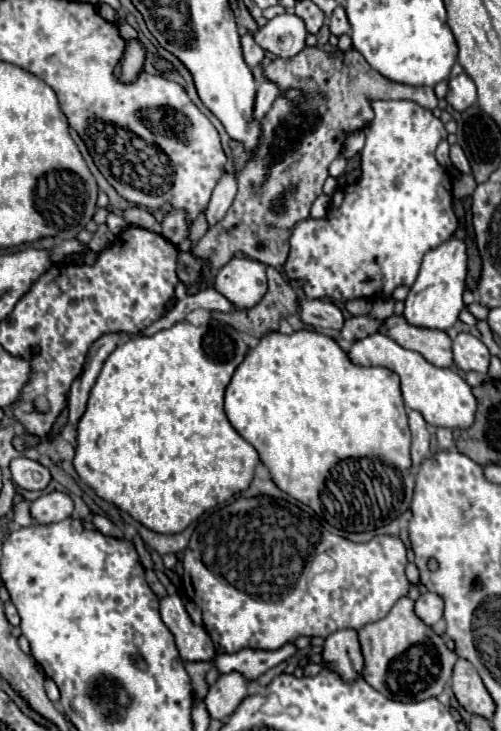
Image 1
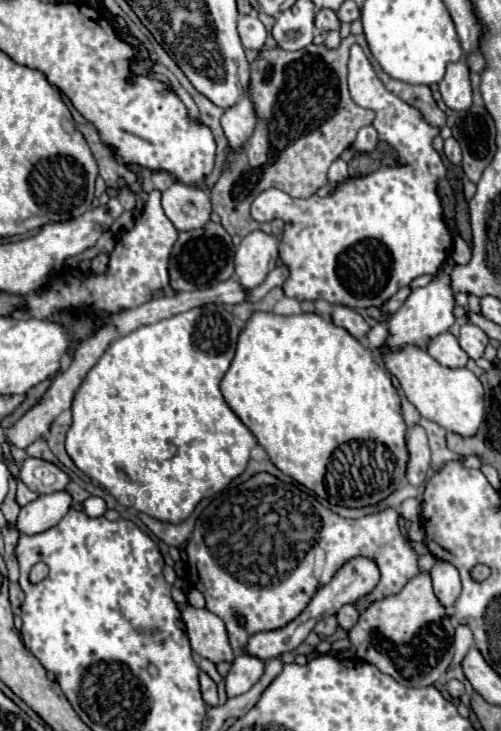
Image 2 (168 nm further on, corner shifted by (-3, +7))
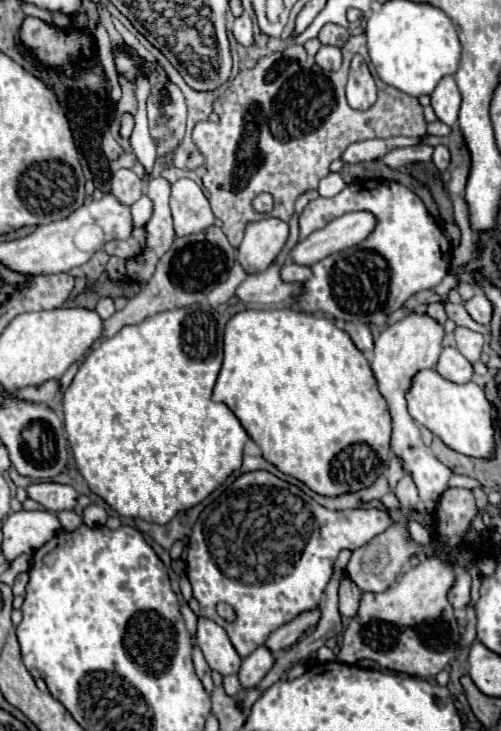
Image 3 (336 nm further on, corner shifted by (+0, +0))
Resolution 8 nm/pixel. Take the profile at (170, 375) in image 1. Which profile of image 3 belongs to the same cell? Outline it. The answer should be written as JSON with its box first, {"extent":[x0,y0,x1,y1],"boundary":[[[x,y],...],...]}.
{"extent":[64,305,248,525],"boundary":[[[190,305],[190,307],[180,307],[174,311],[162,311],[154,317],[148,317],[140,325],[130,325],[124,327],[118,335],[98,343],[94,351],[84,359],[80,365],[74,381],[70,387],[64,391],[64,425],[68,433],[68,445],[72,449],[74,461],[82,477],[86,479],[88,487],[100,495],[114,511],[118,511],[124,517],[140,517],[150,523],[166,525],[176,513],[192,509],[200,501],[204,501],[214,489],[218,489],[234,471],[240,469],[242,465],[242,449],[248,441],[248,433],[236,419],[236,415],[224,405],[224,403],[214,403],[212,401],[212,389],[218,377],[218,371],[222,367],[222,331],[226,325],[226,317],[212,311],[202,311],[200,305]]]}

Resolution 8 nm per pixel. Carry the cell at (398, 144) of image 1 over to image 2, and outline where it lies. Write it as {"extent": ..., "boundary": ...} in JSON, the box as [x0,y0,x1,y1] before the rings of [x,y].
{"extent":[251,44,451,310],"boundary":[[[359,44],[351,46],[349,92],[359,106],[371,108],[375,112],[373,126],[379,132],[379,140],[395,146],[395,150],[399,152],[399,160],[405,166],[381,166],[367,176],[349,178],[325,198],[313,194],[307,200],[293,200],[285,192],[269,188],[253,200],[251,216],[257,222],[269,222],[273,218],[285,220],[279,256],[291,270],[287,282],[283,284],[283,292],[287,298],[295,298],[299,302],[321,298],[331,304],[365,310],[371,306],[381,308],[399,288],[409,286],[417,276],[437,274],[451,256],[451,234],[443,222],[443,208],[437,196],[437,180],[445,178],[445,166],[441,156],[431,146],[433,138],[439,134],[439,128],[425,124],[415,108],[385,90]]]}

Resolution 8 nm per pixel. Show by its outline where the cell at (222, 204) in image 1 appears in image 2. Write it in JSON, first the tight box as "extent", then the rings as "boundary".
{"extent":[221,98,257,150],"boundary":[[[239,98],[233,106],[225,110],[225,114],[221,116],[221,126],[233,150],[239,150],[243,142],[253,134],[255,122],[257,116],[253,112],[253,104],[249,98]]]}

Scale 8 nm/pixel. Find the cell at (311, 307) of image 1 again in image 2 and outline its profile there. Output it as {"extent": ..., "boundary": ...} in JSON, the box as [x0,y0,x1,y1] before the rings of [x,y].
{"extent":[333,306,369,338],"boundary":[[[335,306],[333,310],[333,322],[341,328],[345,328],[351,336],[355,338],[363,338],[369,334],[369,324],[365,322],[365,318],[361,314],[357,314],[353,308],[345,308],[345,306]]]}

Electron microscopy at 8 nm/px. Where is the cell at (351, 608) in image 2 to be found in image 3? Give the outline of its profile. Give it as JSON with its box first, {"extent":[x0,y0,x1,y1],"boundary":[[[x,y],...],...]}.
{"extent":[338,577,362,619],"boundary":[[[342,577],[342,583],[340,583],[340,599],[338,599],[340,615],[352,619],[358,613],[360,597],[362,597],[362,593],[358,591],[358,587],[348,577]]]}

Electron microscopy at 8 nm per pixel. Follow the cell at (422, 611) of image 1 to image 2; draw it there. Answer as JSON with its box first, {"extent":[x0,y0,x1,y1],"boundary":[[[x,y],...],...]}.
{"extent":[431,560,461,606],"boundary":[[[437,560],[437,564],[431,568],[431,576],[433,576],[435,596],[441,600],[441,604],[453,606],[461,594],[459,570],[445,560]]]}

